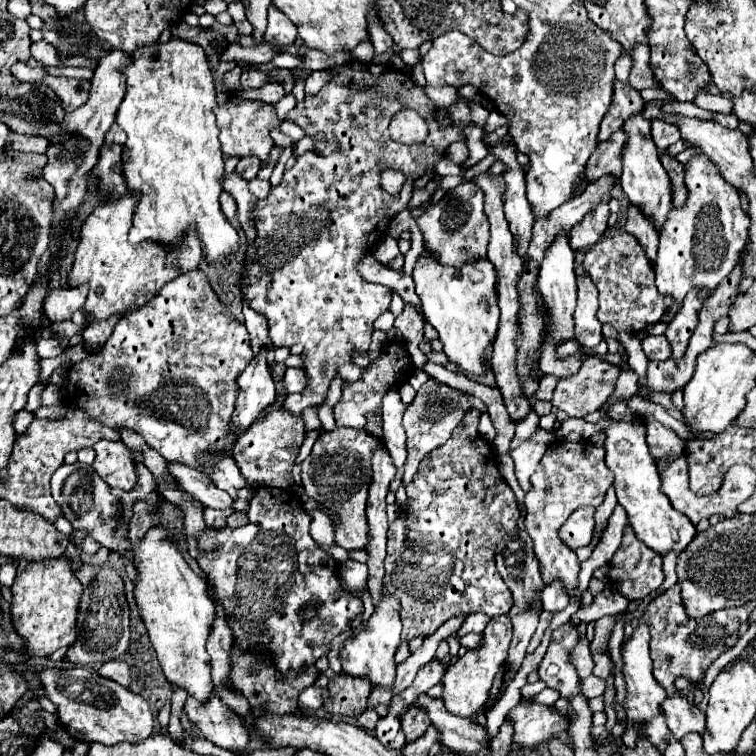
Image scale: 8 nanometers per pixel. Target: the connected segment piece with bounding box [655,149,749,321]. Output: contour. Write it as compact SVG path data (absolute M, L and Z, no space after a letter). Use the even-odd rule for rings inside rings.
M701 149L685 163L685 185L685 207L669 211L665 229L659 233L655 285L659 293L673 297L665 321L675 317L689 289L705 287L713 291L733 271L749 233L749 217L739 205L739 193L725 183L721 173L717 173L717 167L713 167L713 161L705 157Z

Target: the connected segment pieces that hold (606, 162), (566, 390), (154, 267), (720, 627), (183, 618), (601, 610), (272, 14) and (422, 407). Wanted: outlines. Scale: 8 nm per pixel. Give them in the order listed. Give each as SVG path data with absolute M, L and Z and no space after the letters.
M617 131L607 141L599 143L599 147L593 151L593 157L589 157L589 165L585 167L587 185L595 183L597 179L601 179L605 175L619 179L623 145L625 145L625 133L623 131Z
M589 357L573 377L557 383L551 403L569 417L583 419L585 415L601 409L613 393L617 377L619 367Z
M129 191L117 199L107 197L93 209L81 227L81 239L75 251L69 283L89 285L87 303L83 307L83 311L89 313L89 319L107 319L115 313L139 309L153 297L145 289L163 287L183 271L197 269L199 265L203 253L197 233L189 233L189 237L185 237L185 249L161 249L161 245L149 245L149 241L145 241L145 245L129 245L127 231L131 227L135 205L137 197Z
M679 585L669 587L663 595L653 599L641 619L633 619L625 625L625 637L629 637L637 625L647 623L651 627L651 659L653 659L653 673L655 679L665 687L667 695L677 693L673 687L673 681L677 677L687 677L689 681L697 683L697 679L707 671L707 667L727 649L731 649L737 643L737 631L743 621L747 621L747 615L755 607L755 601L733 607L733 609L721 609L713 615L707 615L703 619L689 619L683 605L681 605L681 593Z
M151 527L133 547L133 555L133 563L137 567L135 601L165 677L171 683L185 687L195 699L207 701L213 691L213 681L205 641L211 631L215 609L211 597L207 595L205 579L185 563L181 551L177 549L177 541L173 541L173 535L165 533L165 529Z
M605 585L605 589L595 595L593 605L589 609L579 609L573 619L583 621L583 623L593 623L597 619L601 619L603 615L617 615L621 611L625 611L629 605L629 601L611 585Z
M275 5L269 7L269 25L265 31L265 41L273 45L291 45L297 37L297 27L289 23L285 13L281 13Z
M429 379L417 391L415 401L405 409L405 415L403 415L403 427L407 433L407 453L409 453L407 461L405 461L405 475L403 475L405 485L415 477L421 459L451 437L451 431L455 429L455 425L461 421L461 417L469 409L471 409L471 401L469 401L467 393L451 389L447 385L441 385L435 379Z

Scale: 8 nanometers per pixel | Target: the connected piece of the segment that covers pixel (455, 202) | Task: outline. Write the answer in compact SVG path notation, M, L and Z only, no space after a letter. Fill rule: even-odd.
M463 183L451 189L437 205L427 209L427 213L417 219L425 245L433 251L433 257L437 261L449 263L453 267L461 267L475 259L487 257L489 221L487 215L483 213L483 201L485 195L481 193L481 189L477 189L477 185ZM457 195L463 195L463 199L459 199Z

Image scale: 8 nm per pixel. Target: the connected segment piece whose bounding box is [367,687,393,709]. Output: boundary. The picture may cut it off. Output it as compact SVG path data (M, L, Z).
M373 687L373 693L369 695L369 705L367 705L367 709L375 709L379 703L389 705L389 701L391 701L391 699L393 699L393 695L383 695L383 689Z

